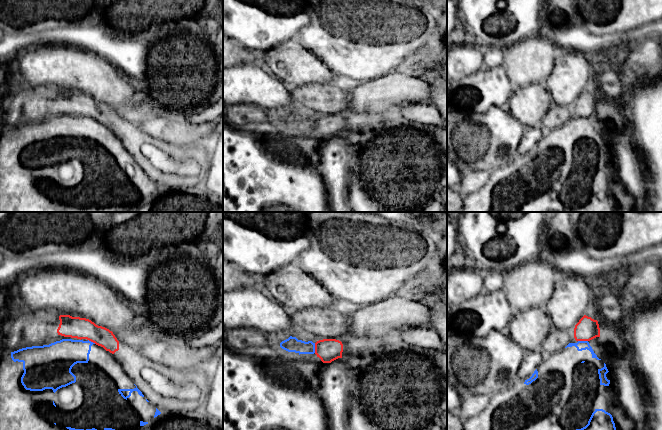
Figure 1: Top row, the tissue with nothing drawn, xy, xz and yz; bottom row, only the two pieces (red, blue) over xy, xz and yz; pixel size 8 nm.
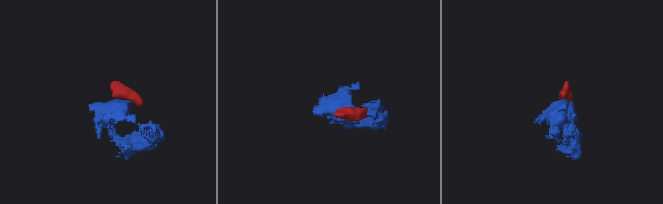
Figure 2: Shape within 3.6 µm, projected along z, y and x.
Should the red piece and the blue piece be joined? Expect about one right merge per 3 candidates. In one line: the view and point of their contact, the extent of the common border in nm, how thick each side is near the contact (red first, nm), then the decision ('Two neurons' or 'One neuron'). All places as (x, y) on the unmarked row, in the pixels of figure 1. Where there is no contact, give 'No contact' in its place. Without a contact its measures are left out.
Touches red at xz (315, 124). Shared border 80 nm. Thickness 190 nm (red) against 120 nm. Two neurons

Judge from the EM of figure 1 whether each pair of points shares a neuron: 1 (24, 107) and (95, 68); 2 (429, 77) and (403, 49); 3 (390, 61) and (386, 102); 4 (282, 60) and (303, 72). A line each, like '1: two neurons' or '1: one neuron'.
1: two neurons
2: two neurons
3: two neurons
4: one neuron

